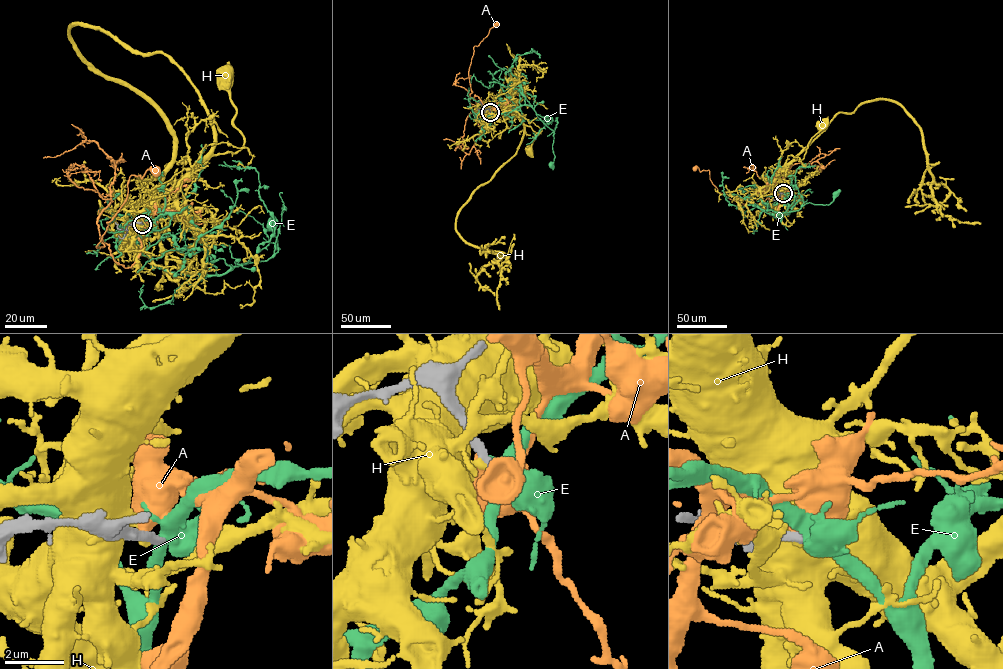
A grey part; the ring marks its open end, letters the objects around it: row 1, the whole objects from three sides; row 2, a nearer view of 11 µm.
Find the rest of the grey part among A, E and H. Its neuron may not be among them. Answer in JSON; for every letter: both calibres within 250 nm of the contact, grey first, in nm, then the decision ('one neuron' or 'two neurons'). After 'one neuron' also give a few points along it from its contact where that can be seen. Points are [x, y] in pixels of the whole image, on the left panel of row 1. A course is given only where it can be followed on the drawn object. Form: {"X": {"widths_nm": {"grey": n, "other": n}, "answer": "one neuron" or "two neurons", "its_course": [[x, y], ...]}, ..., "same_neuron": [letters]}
{"A": {"widths_nm": {"grey": 400, "other": 500}, "answer": "two neurons"}, "E": {"widths_nm": {"grey": 320, "other": 480}, "answer": "two neurons"}, "H": {"widths_nm": {"grey": 380, "other": 320}, "answer": "two neurons"}, "same_neuron": []}

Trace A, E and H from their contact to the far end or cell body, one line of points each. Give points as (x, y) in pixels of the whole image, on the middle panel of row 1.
A: (490, 111), (491, 108), (477, 96), (470, 98), (472, 92), (468, 71), (473, 47), (497, 24)
E: (490, 112), (488, 116), (529, 105), (554, 132), (554, 158), (551, 165)
H: (490, 111), (508, 110), (537, 133), (533, 137), (529, 152)

